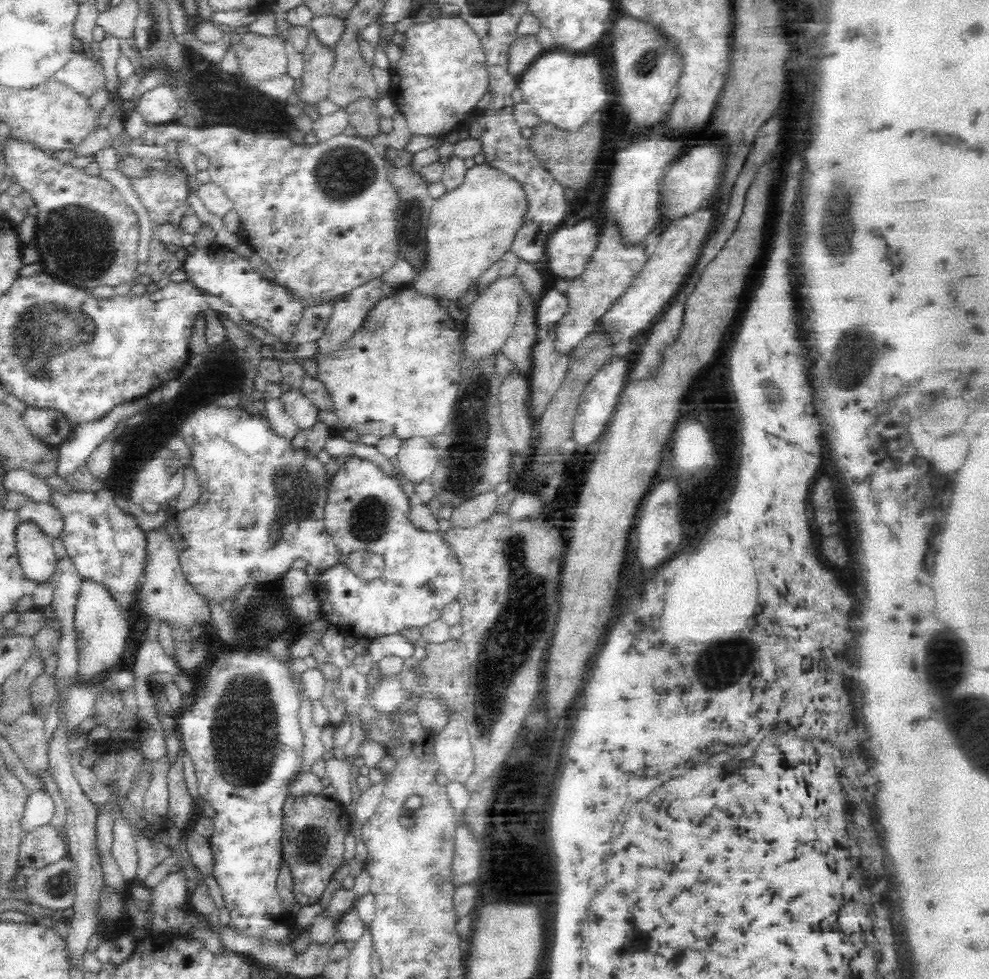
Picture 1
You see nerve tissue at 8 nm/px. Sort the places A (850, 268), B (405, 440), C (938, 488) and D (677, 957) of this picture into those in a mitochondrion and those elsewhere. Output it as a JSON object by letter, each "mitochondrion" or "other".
{"A":"mitochondrion","B":"other","C":"mitochondrion","D":"other"}

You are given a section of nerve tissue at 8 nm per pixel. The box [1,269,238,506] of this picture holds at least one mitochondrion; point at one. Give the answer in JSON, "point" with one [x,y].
{"point":[47,341]}

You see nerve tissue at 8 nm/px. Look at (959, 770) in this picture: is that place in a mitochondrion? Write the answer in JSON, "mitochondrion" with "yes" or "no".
{"mitochondrion":"no"}

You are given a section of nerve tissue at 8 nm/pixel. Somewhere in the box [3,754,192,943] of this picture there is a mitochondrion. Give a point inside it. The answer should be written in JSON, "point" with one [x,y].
{"point":[58,884]}

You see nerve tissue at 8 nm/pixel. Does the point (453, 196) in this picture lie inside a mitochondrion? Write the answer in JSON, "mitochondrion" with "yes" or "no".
{"mitochondrion":"no"}

